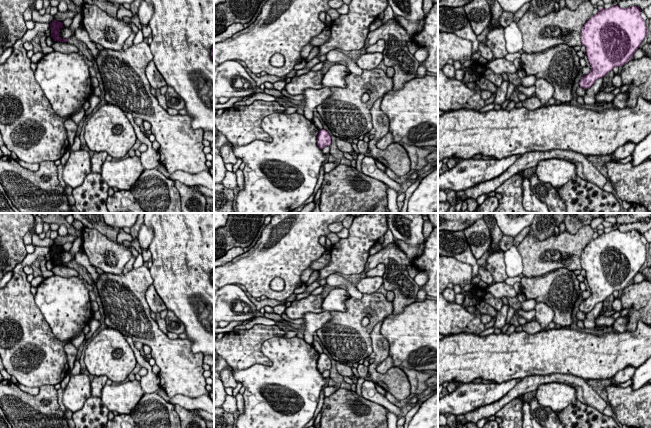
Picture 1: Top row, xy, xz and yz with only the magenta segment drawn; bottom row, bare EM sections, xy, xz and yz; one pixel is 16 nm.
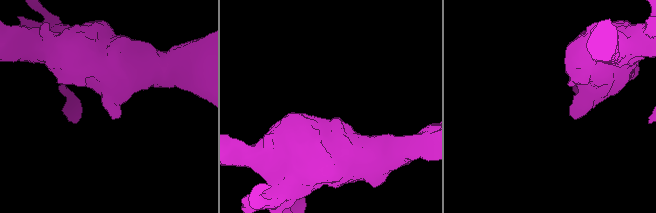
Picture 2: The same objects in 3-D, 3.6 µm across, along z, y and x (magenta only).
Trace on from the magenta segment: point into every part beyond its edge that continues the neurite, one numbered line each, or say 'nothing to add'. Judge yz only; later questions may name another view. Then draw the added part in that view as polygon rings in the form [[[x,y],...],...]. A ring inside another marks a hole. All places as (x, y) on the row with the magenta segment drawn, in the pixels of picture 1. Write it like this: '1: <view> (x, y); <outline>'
nothing to add

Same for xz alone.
nothing to add

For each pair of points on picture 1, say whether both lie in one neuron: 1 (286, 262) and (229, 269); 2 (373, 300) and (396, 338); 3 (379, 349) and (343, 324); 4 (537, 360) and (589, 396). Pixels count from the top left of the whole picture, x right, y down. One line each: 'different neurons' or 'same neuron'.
1: same neuron
2: different neurons
3: different neurons
4: different neurons

